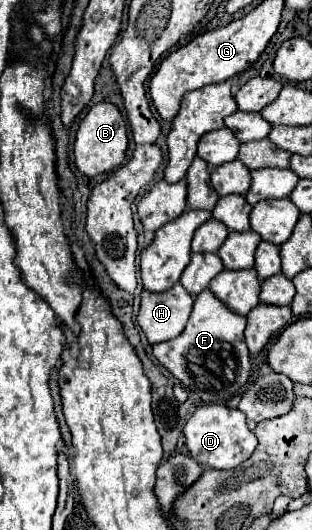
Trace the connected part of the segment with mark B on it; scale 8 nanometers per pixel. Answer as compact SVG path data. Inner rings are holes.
M108 101L92 105L80 123L80 129L76 133L76 143L74 143L76 167L80 169L80 173L88 177L96 177L106 171L114 171L116 167L122 165L126 157L126 149L128 149L128 129L118 107Z

